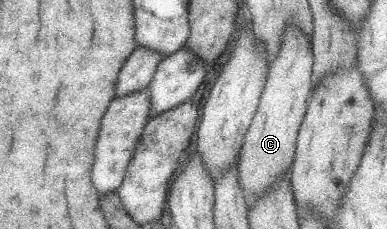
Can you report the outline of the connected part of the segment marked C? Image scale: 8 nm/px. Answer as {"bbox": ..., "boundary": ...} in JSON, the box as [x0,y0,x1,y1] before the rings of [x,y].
{"bbox":[237,24,314,205],"boundary":[[[287,24],[286,31],[282,33],[282,41],[278,45],[278,53],[274,61],[270,63],[266,72],[265,85],[259,97],[259,104],[247,128],[237,160],[238,186],[242,189],[243,197],[247,205],[257,200],[259,194],[263,194],[267,188],[280,181],[282,173],[288,172],[293,161],[296,148],[297,132],[305,117],[306,102],[312,93],[311,75],[314,57],[310,51],[311,39],[304,35],[295,24]]]}

